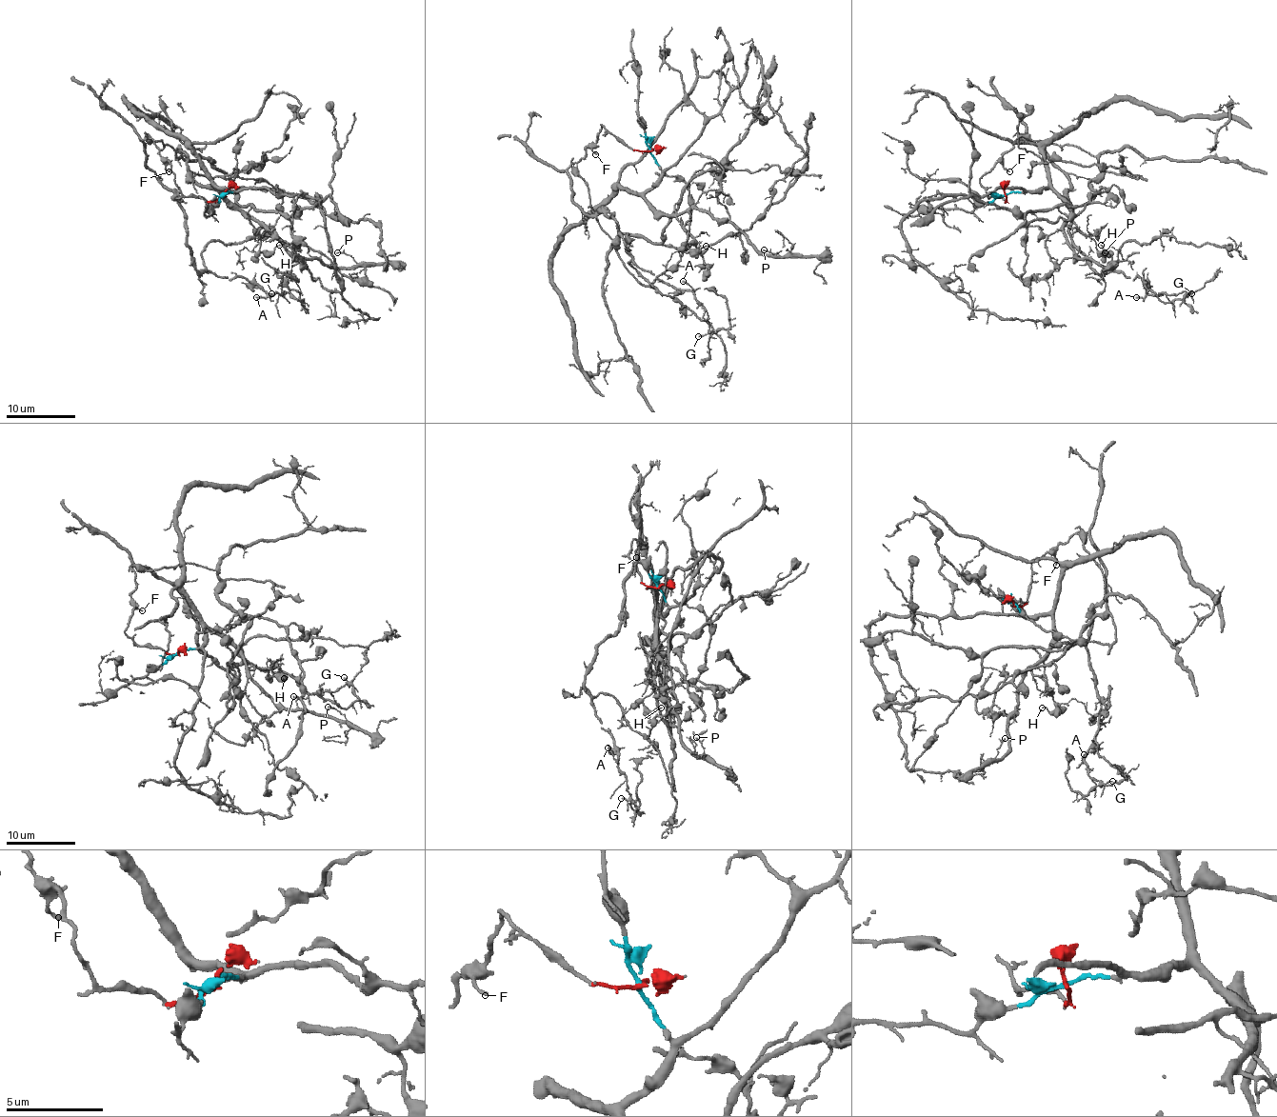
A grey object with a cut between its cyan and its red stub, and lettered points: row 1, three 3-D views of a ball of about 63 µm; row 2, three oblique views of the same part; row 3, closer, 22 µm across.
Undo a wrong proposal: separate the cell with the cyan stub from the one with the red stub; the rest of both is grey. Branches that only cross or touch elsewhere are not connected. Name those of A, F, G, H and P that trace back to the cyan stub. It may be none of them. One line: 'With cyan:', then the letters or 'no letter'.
With cyan: H, P

